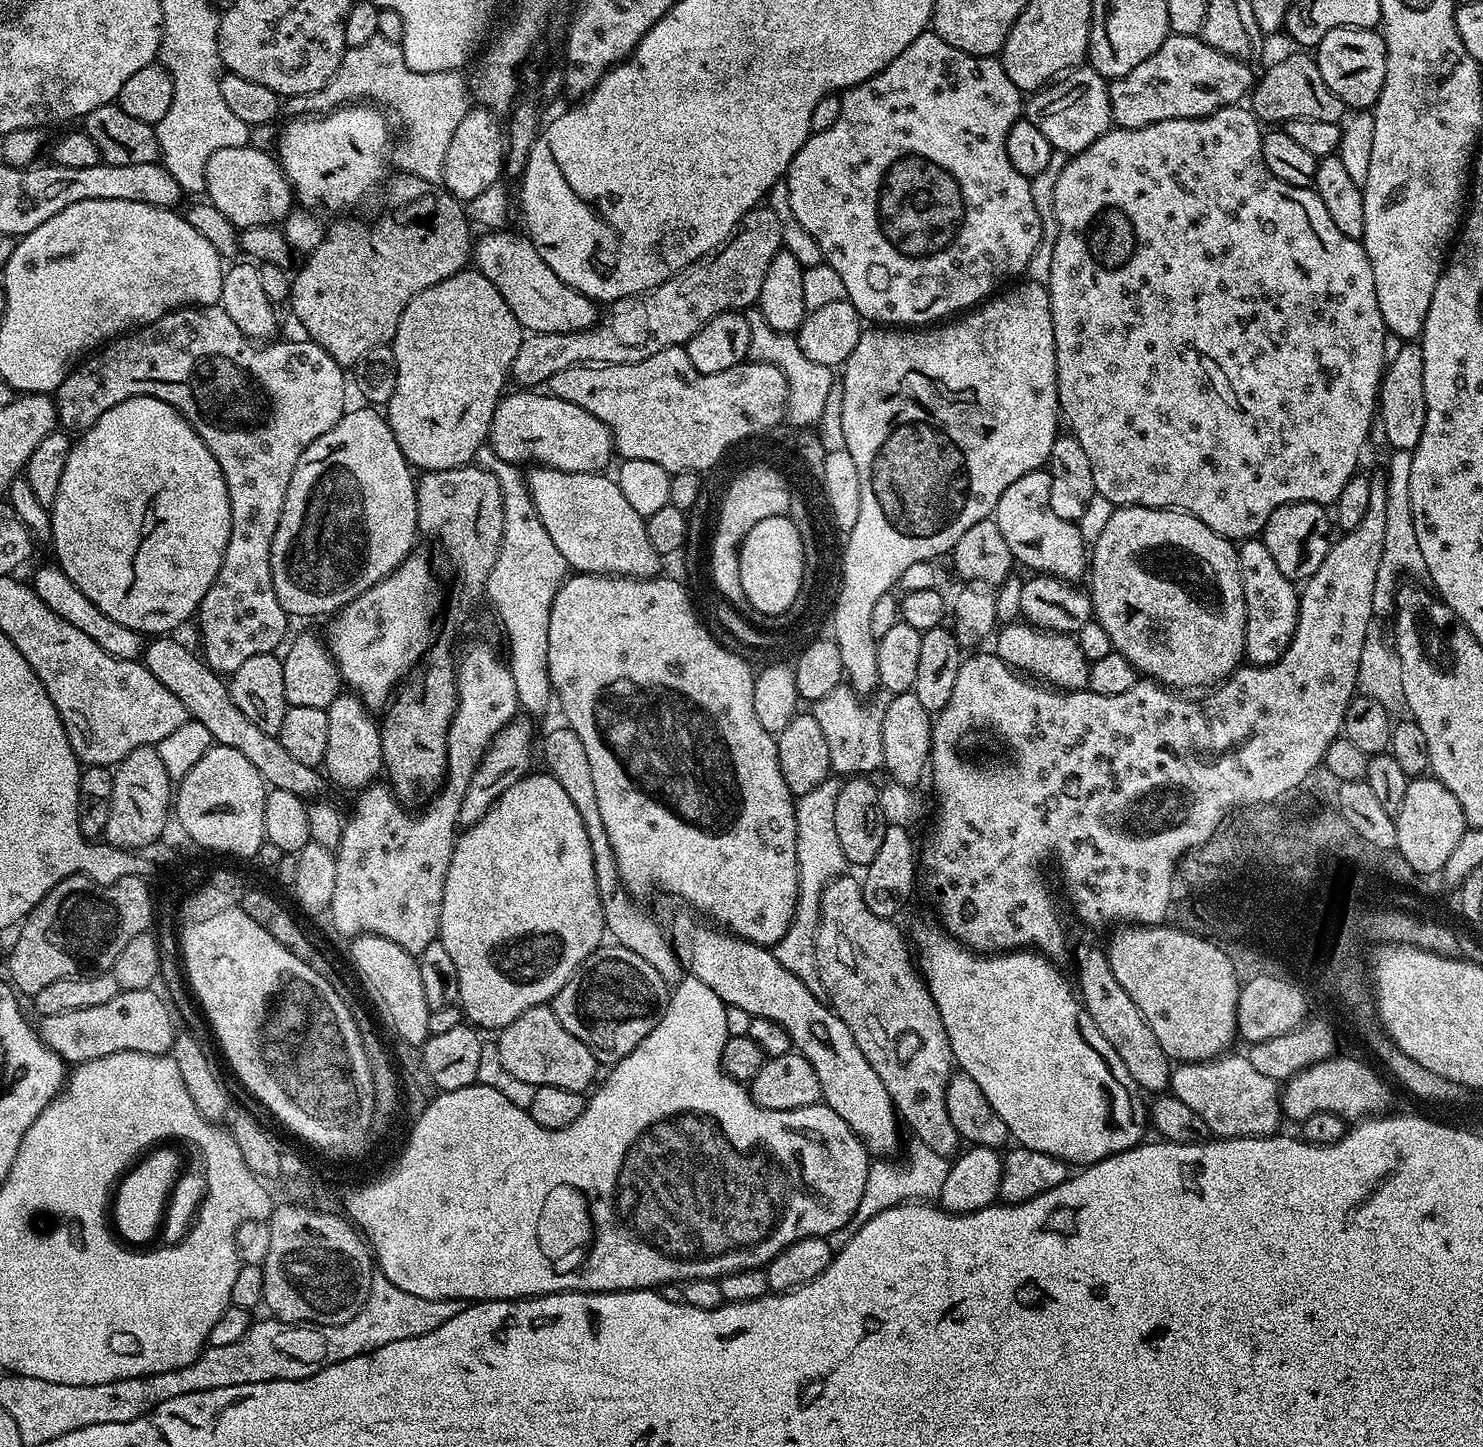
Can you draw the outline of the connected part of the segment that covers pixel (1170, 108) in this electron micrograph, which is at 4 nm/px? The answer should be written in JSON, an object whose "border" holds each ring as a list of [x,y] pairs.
{"border":[[[1170,34],[1154,50],[1146,62],[1134,66],[1128,76],[1115,77],[1108,85],[1110,94],[1110,106],[1112,107],[1113,121],[1121,128],[1141,128],[1150,126],[1154,122],[1173,120],[1174,118],[1198,118],[1209,116],[1219,108],[1225,108],[1231,104],[1240,104],[1251,93],[1254,87],[1254,75],[1247,63],[1235,60],[1218,50],[1214,50],[1200,36],[1178,36]]]}

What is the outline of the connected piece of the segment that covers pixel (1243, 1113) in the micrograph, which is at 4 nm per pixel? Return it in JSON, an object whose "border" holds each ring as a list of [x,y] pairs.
{"border":[[[1232,1055],[1175,1065],[1169,1084],[1171,1093],[1201,1117],[1213,1137],[1229,1140],[1273,1135],[1282,1121],[1277,1081],[1258,1074],[1258,1070],[1250,1066],[1247,1055]]]}

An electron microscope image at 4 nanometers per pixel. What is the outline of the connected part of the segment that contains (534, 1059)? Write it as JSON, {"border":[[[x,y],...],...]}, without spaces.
{"border":[[[551,1007],[526,1010],[518,1018],[514,1018],[510,1026],[499,1029],[498,1036],[500,1038],[495,1043],[502,1066],[522,1082],[535,1086],[562,1086],[562,1090],[584,1092],[591,1089],[597,1079],[598,1061],[594,1054],[582,1041],[574,1038],[574,1034],[570,1034],[570,1030],[562,1026],[562,1022],[558,1022]]]}

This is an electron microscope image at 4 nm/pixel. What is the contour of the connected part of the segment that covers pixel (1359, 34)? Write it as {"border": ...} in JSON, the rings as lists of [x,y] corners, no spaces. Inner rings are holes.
{"border":[[[1335,28],[1319,40],[1314,59],[1322,82],[1338,94],[1348,110],[1368,110],[1375,105],[1386,82],[1386,42],[1379,31],[1370,28]]]}

